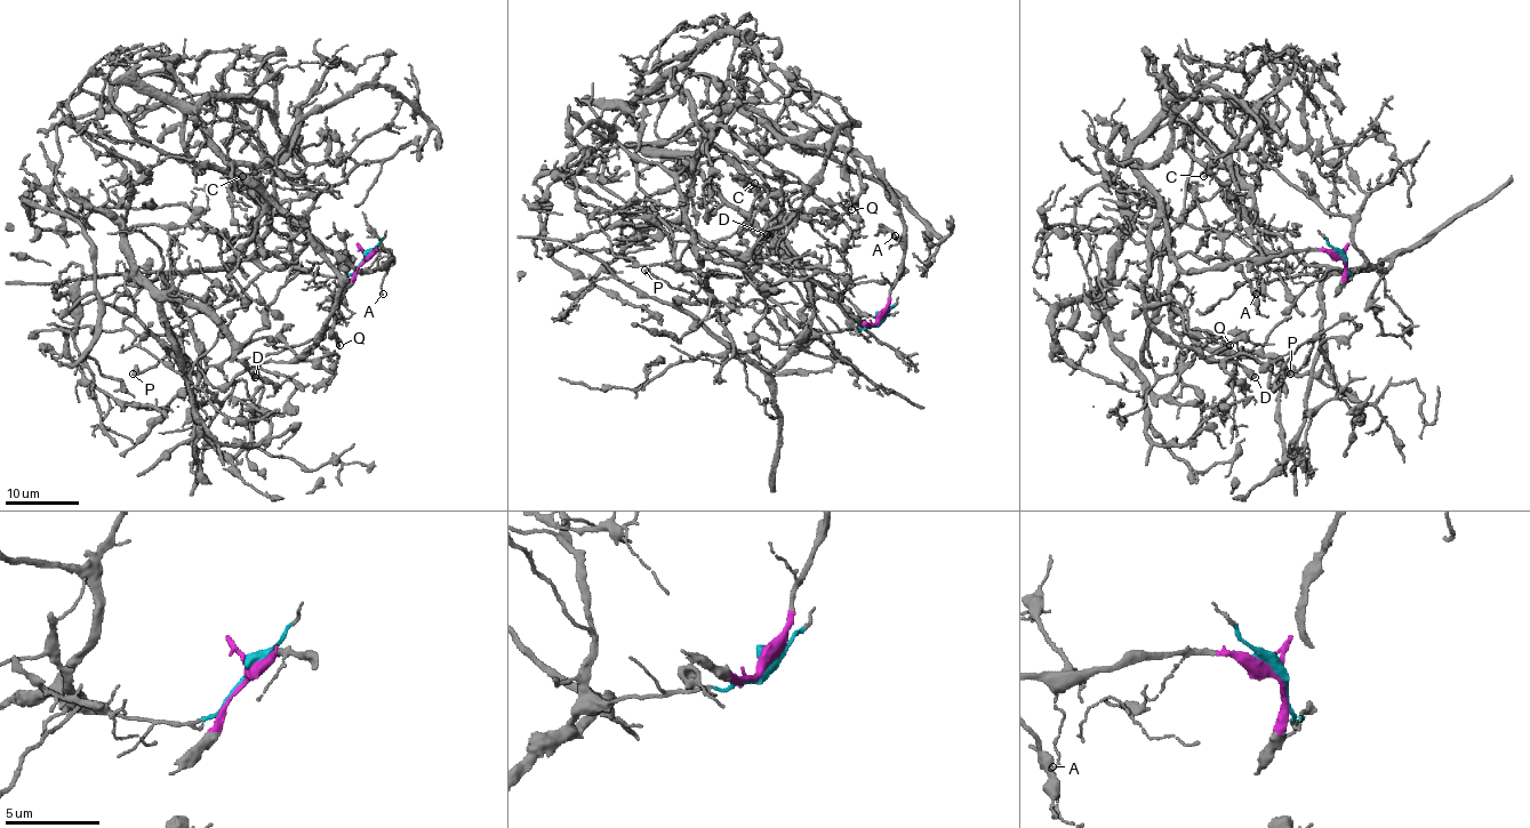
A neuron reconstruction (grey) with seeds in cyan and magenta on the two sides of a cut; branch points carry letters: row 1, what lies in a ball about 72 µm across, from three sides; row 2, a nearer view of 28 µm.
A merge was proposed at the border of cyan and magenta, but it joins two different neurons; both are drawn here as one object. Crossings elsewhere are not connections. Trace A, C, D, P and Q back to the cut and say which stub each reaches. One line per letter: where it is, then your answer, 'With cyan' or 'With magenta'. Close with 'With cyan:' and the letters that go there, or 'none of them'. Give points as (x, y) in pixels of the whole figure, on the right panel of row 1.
A: Place: (1256, 294). With magenta
C: Place: (1203, 176). With magenta
D: Place: (1255, 377). With magenta
P: Place: (1290, 374). With cyan
Q: Place: (1230, 345). With magenta
With cyan: P

